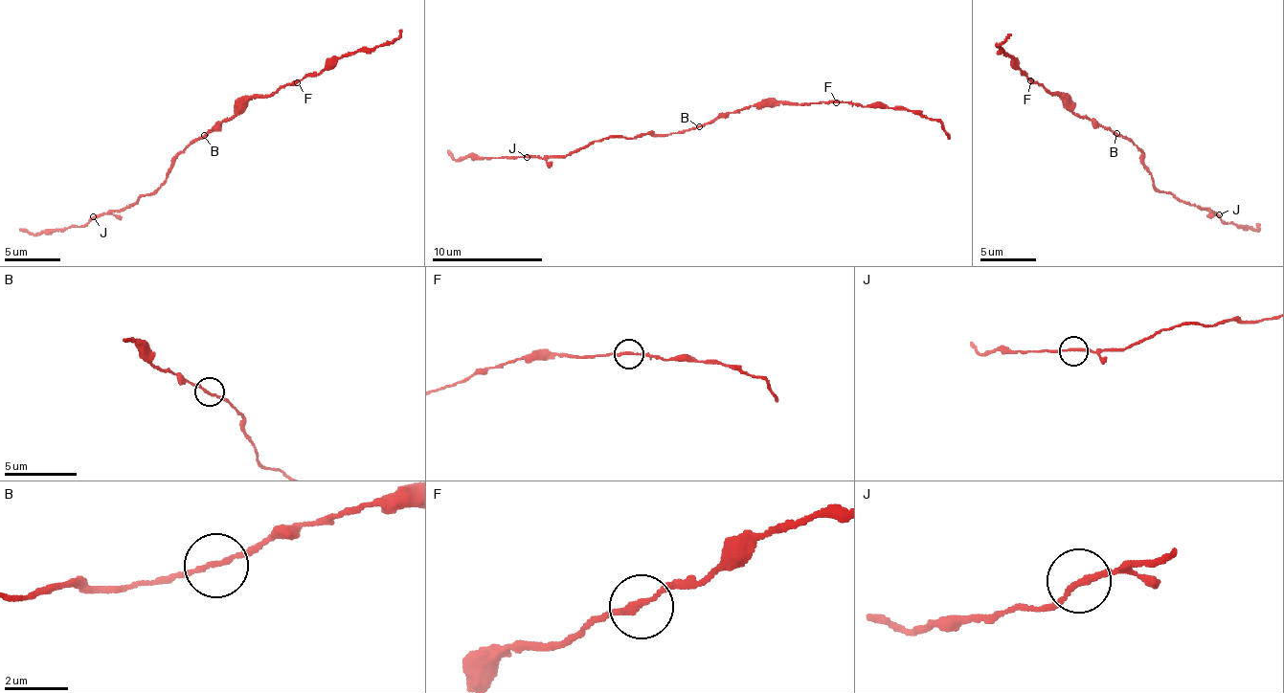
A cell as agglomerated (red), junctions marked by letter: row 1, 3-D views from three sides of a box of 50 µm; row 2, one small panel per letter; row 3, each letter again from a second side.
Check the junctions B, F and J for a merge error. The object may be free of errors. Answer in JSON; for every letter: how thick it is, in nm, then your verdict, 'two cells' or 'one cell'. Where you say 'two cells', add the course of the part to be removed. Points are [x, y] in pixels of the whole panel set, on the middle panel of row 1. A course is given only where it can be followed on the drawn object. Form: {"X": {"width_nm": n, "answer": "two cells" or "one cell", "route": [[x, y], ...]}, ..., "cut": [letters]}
{"B": {"width_nm": 140, "answer": "one cell"}, "F": {"width_nm": 170, "answer": "one cell"}, "J": {"width_nm": 170, "answer": "one cell"}, "cut": []}

